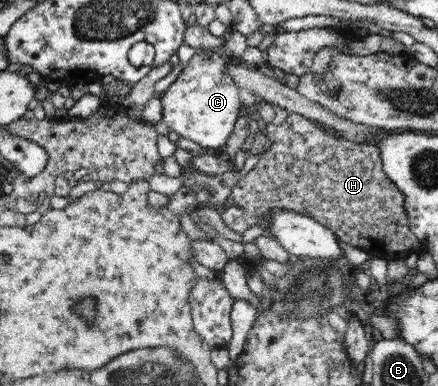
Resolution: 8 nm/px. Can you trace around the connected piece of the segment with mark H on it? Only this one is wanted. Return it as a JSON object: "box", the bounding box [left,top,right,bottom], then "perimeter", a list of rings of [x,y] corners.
{"box":[220,113,422,260],"perimeter":[[[290,113],[272,138],[270,147],[261,153],[254,167],[232,188],[228,207],[220,210],[224,223],[233,232],[241,235],[255,225],[266,227],[266,215],[270,209],[279,208],[310,216],[330,228],[337,238],[375,257],[402,260],[407,253],[418,253],[417,250],[422,249],[409,226],[405,195],[383,171],[381,151],[377,145],[359,144],[332,135],[299,113]]]}

